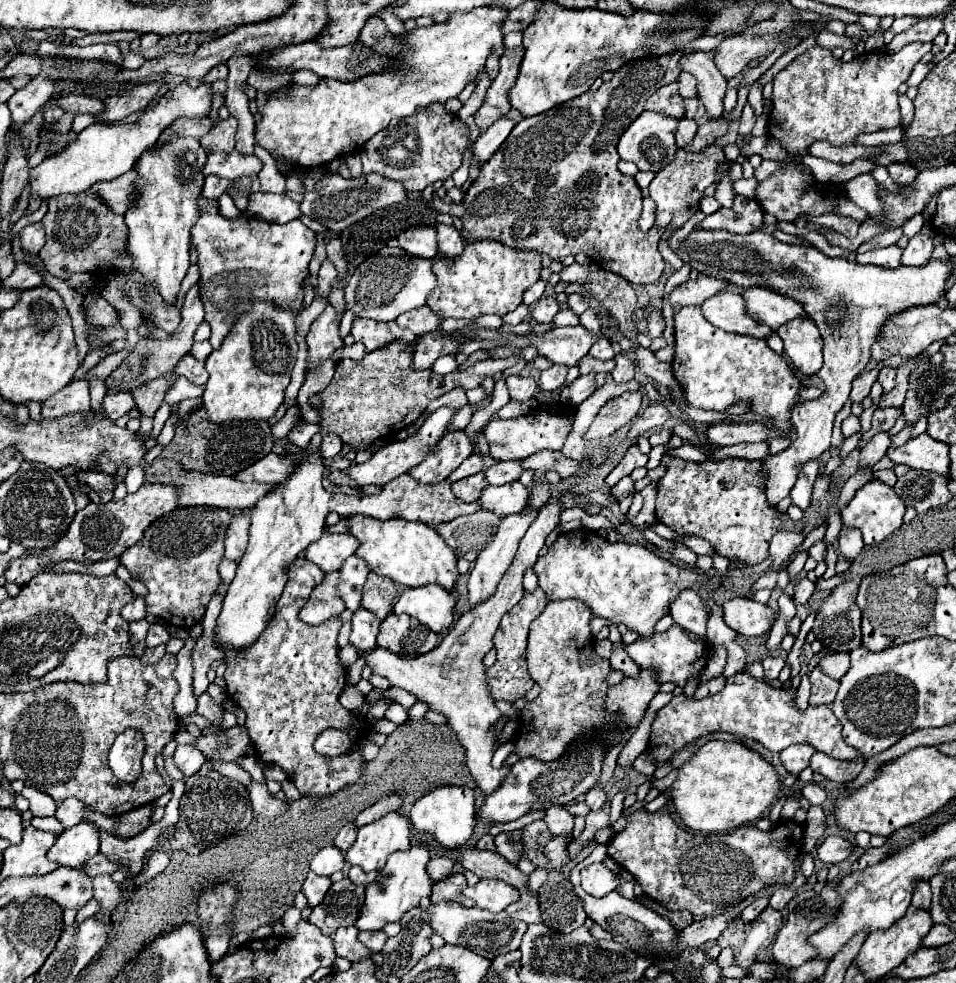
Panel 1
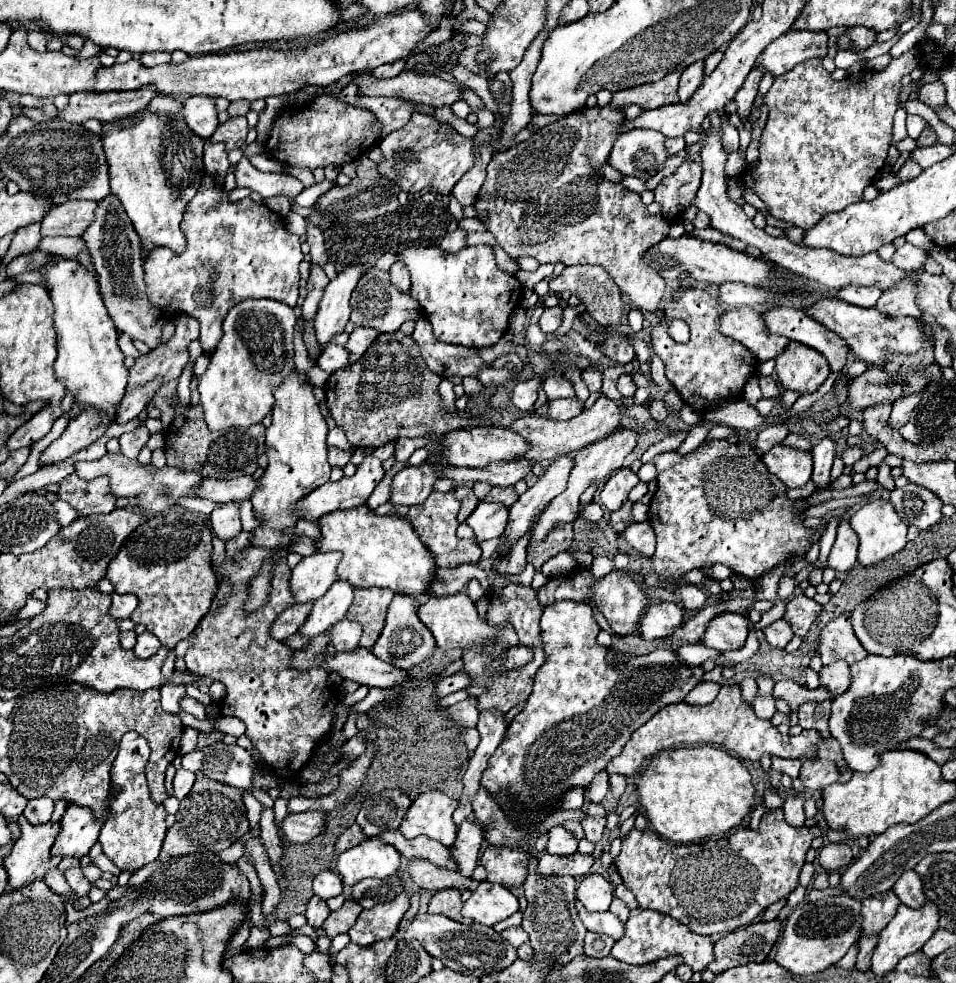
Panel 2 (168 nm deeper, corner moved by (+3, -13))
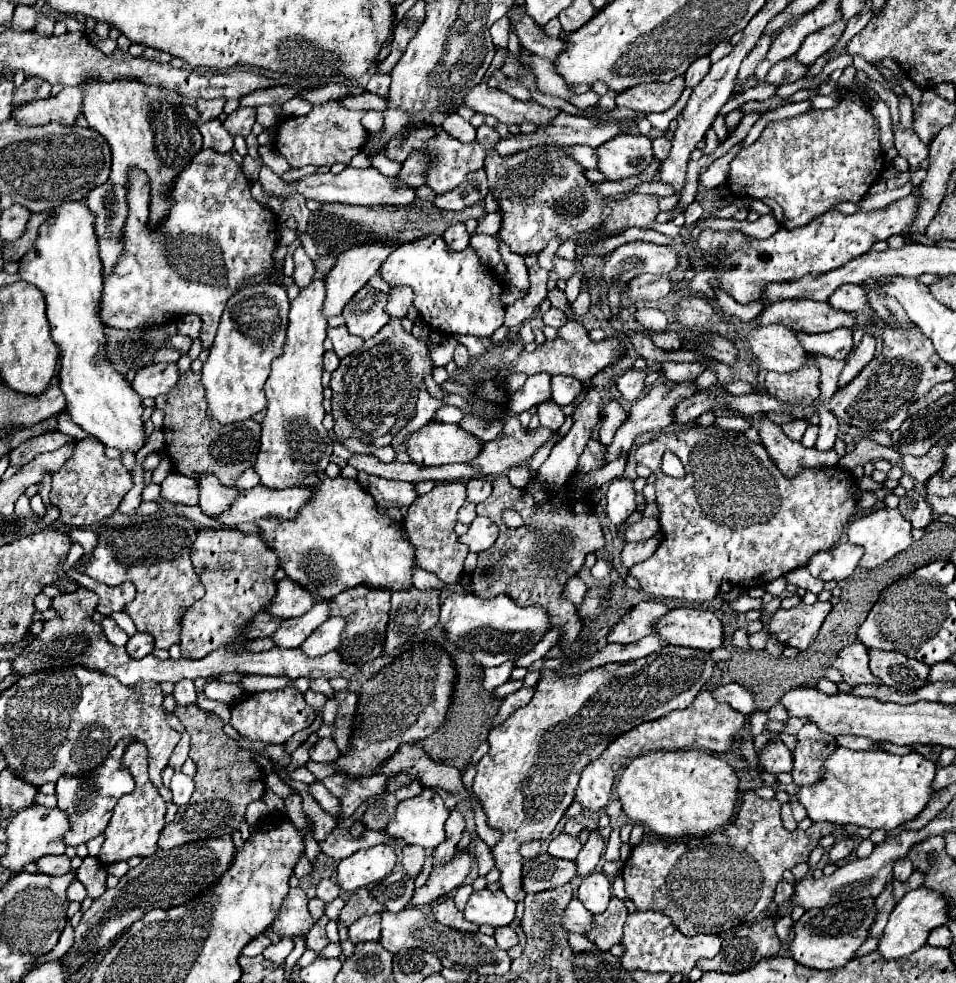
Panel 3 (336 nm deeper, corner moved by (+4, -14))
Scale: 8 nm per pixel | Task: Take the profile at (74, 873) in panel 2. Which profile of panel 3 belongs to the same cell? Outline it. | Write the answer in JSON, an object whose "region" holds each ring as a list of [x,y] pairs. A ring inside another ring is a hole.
{"region":[[[65,854],[46,855],[46,858],[38,860],[38,866],[44,874],[50,874],[50,876],[64,876],[72,870],[70,868],[70,858]]]}

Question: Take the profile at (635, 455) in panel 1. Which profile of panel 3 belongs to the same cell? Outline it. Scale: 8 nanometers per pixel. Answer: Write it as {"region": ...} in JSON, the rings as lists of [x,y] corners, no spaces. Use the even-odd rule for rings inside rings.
{"region":[[[616,478],[608,484],[606,506],[608,506],[608,518],[612,520],[612,524],[624,522],[636,510],[634,494],[636,492],[632,488],[630,478]]]}

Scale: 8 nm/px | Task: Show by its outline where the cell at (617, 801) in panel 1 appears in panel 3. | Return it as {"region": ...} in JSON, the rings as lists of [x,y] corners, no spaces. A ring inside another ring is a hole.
{"region":[[[572,898],[568,908],[564,910],[562,926],[566,926],[566,930],[570,930],[570,932],[586,934],[592,928],[592,924],[594,924],[594,914],[590,914],[578,898]]]}

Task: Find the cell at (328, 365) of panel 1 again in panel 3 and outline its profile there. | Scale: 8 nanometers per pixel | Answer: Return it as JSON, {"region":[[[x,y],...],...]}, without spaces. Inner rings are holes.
{"region":[[[298,246],[296,252],[294,252],[294,264],[296,264],[296,272],[294,272],[292,278],[296,280],[296,284],[298,284],[300,288],[310,286],[312,280],[314,280],[314,264],[312,264],[312,260],[306,256],[306,252],[304,252],[302,246]]]}

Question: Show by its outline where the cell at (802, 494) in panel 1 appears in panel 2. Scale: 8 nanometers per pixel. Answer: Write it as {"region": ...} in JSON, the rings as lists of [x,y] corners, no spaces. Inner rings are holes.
{"region":[[[775,445],[763,455],[767,469],[777,475],[787,487],[803,487],[813,473],[811,451],[801,451],[789,445]]]}

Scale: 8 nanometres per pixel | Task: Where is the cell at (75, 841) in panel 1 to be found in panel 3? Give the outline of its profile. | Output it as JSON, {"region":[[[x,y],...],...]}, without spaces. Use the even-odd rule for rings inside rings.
{"region":[[[124,738],[124,742],[110,752],[110,758],[94,774],[90,774],[90,778],[60,778],[56,782],[58,808],[64,810],[68,814],[68,818],[70,818],[70,830],[64,834],[64,844],[66,846],[74,846],[76,848],[80,844],[86,844],[94,836],[102,834],[104,828],[110,822],[112,808],[114,808],[116,800],[134,790],[134,780],[132,780],[130,772],[120,766],[120,760],[122,760],[122,754],[124,754],[124,746],[130,740],[132,738]]]}

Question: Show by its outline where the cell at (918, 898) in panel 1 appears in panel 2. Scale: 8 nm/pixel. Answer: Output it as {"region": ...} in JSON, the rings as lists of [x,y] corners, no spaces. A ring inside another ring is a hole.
{"region":[[[913,869],[905,871],[897,879],[897,883],[893,885],[893,889],[895,889],[897,897],[901,899],[901,903],[905,903],[905,905],[909,905],[913,909],[919,909],[923,905],[923,901],[925,901],[921,879],[919,879],[919,875]]]}

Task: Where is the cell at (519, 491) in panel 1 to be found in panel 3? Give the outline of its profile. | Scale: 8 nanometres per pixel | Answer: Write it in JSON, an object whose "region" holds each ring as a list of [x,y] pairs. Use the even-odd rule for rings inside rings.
{"region":[[[476,516],[464,536],[460,540],[468,546],[470,552],[482,552],[488,550],[498,538],[498,526],[486,518],[486,516]]]}

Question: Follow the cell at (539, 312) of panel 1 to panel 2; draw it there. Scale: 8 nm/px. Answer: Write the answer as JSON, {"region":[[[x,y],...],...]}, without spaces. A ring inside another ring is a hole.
{"region":[[[557,305],[557,307],[549,307],[549,309],[543,311],[543,315],[541,315],[541,319],[539,319],[539,325],[541,325],[543,333],[553,335],[553,333],[559,329],[561,319],[563,319],[563,309],[561,309],[559,305]]]}

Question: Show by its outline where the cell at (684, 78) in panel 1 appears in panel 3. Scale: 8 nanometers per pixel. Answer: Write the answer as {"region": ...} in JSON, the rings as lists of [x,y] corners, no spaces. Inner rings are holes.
{"region":[[[706,56],[706,58],[698,58],[698,60],[686,70],[686,74],[684,74],[684,78],[686,78],[686,88],[694,88],[694,86],[708,74],[708,70],[710,70],[710,60],[708,60],[708,56]]]}

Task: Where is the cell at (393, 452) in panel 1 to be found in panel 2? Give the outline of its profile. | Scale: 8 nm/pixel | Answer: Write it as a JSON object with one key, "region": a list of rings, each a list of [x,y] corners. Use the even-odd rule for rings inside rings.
{"region":[[[367,455],[353,477],[343,477],[341,481],[325,483],[313,489],[303,501],[299,501],[299,519],[317,521],[321,515],[333,513],[337,509],[351,509],[365,505],[367,497],[383,479],[381,461]]]}

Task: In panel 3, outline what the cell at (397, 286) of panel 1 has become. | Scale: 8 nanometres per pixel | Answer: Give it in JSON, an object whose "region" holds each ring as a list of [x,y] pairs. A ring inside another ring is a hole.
{"region":[[[370,284],[362,286],[342,312],[348,332],[354,336],[362,336],[364,340],[372,338],[380,328],[390,322],[386,302],[388,296],[384,292],[374,290]]]}

